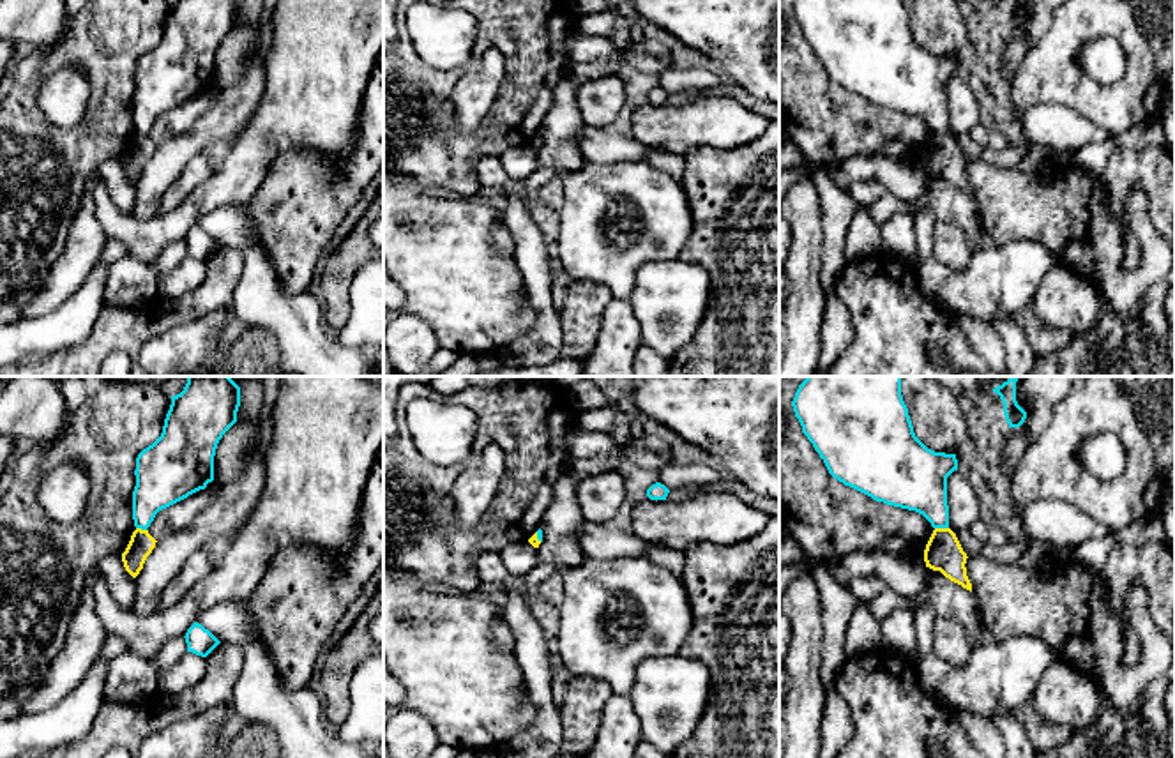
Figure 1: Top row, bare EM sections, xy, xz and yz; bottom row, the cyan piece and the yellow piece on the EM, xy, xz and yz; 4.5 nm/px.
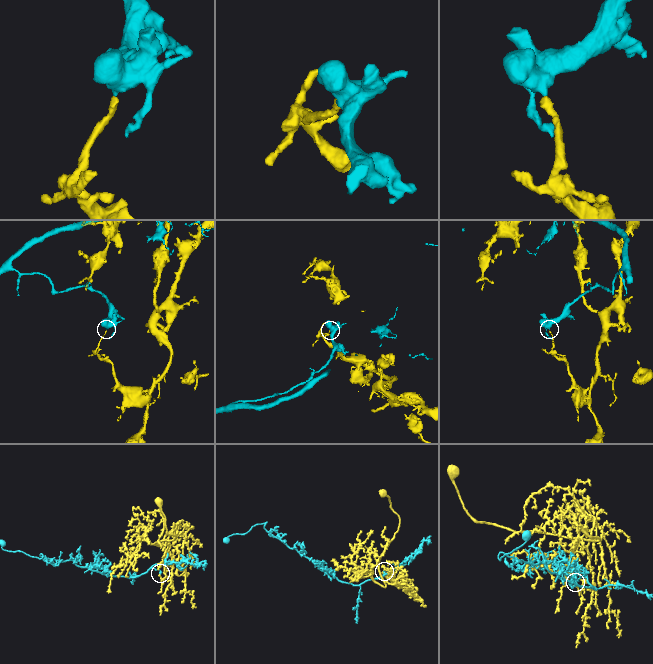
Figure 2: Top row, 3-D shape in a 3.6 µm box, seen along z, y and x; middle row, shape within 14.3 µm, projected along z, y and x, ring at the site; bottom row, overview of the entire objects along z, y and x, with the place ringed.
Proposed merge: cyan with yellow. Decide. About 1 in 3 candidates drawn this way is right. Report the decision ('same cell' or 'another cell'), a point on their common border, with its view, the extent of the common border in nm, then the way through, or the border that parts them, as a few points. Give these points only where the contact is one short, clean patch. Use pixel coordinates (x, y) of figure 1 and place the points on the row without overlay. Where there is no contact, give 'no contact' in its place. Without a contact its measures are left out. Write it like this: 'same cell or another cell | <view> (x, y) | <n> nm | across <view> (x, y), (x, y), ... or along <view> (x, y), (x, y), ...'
another cell | yz (942, 131) | 60 nm | along yz (935, 131), (947, 133)

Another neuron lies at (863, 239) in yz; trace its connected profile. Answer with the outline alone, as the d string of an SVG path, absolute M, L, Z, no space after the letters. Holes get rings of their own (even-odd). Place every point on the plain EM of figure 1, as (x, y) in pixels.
M859 207L850 221L843 256L850 263L882 253L882 226L876 224L868 207Z

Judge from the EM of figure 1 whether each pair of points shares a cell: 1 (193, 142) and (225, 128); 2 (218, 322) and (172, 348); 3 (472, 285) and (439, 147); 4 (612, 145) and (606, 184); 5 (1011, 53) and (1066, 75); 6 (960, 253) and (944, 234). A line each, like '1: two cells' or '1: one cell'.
1: one cell
2: one cell
3: two cells
4: two cells
5: two cells
6: one cell

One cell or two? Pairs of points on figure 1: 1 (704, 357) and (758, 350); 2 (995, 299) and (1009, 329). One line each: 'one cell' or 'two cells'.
1: one cell
2: two cells

